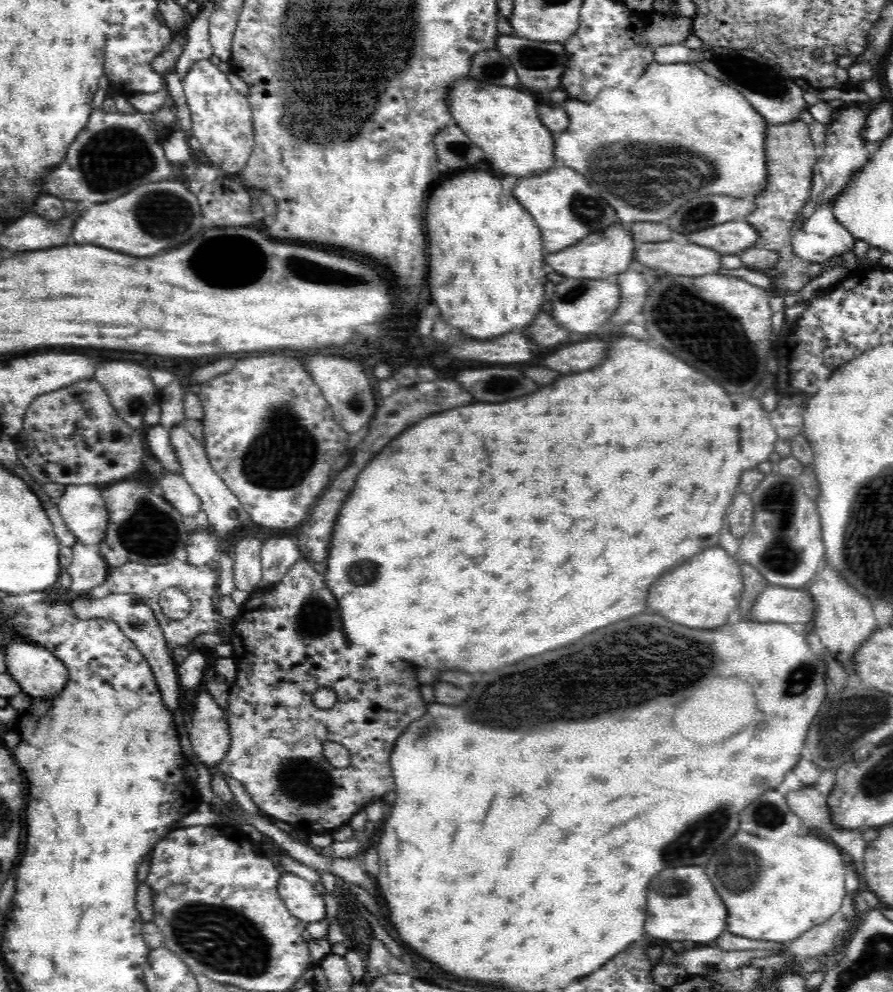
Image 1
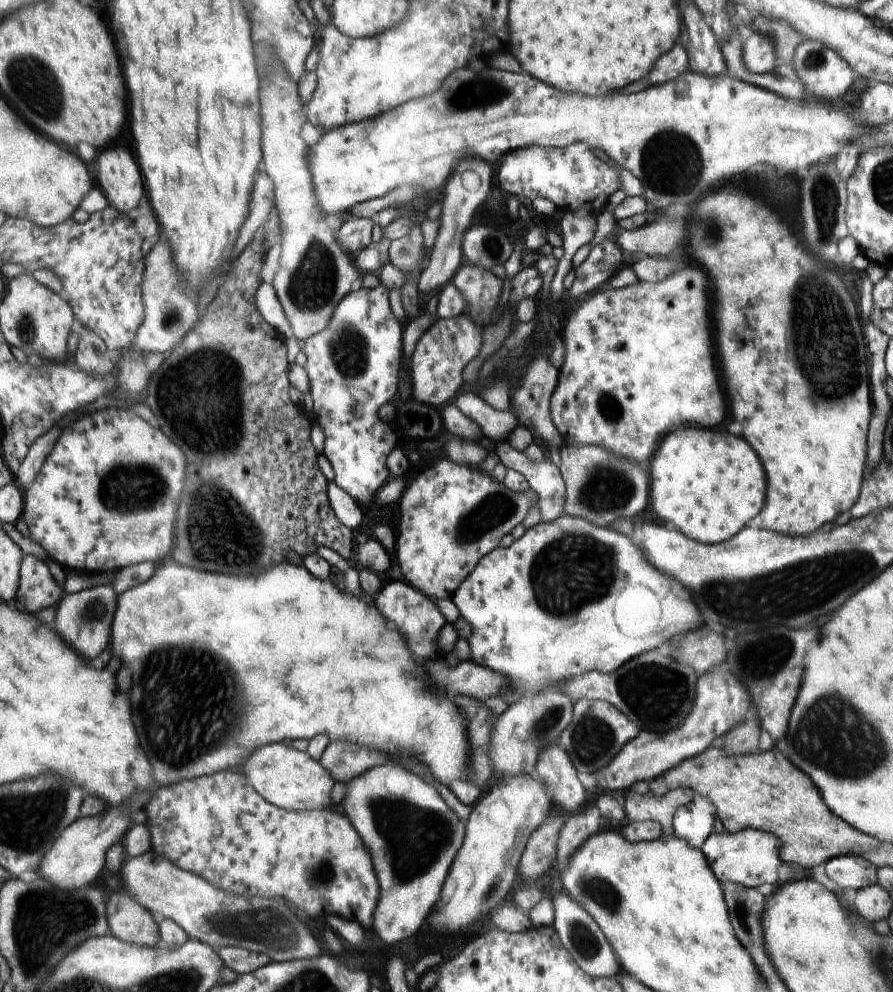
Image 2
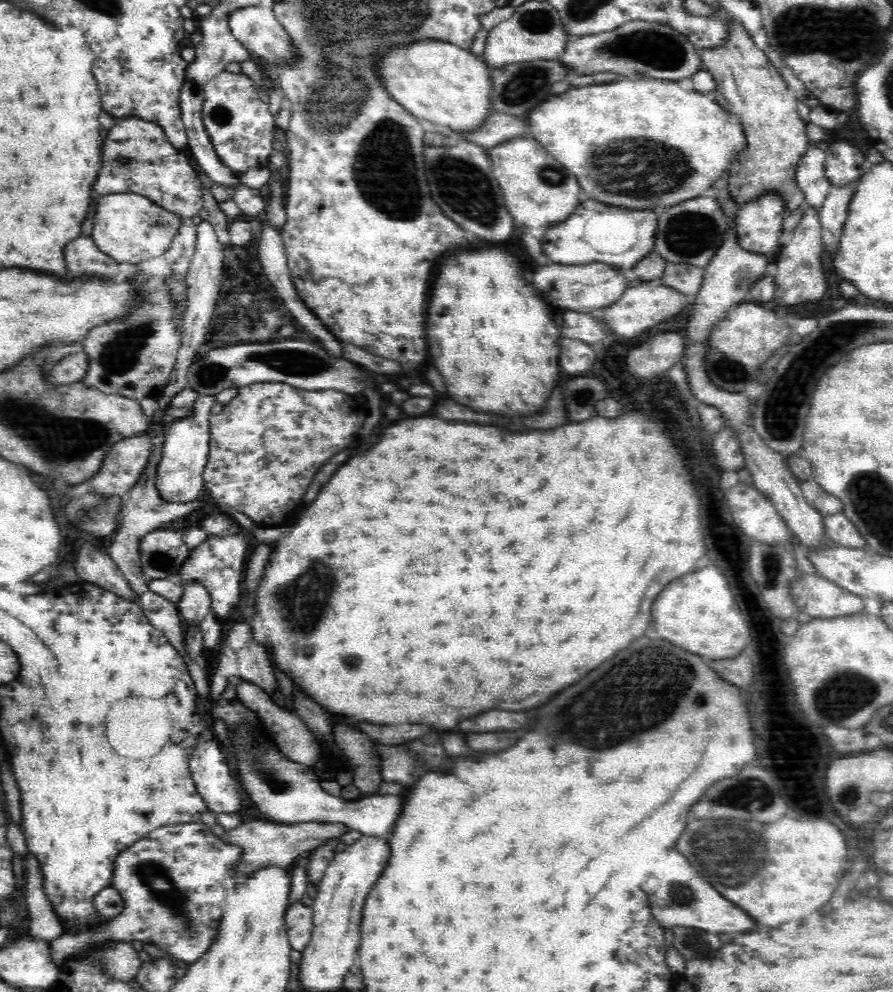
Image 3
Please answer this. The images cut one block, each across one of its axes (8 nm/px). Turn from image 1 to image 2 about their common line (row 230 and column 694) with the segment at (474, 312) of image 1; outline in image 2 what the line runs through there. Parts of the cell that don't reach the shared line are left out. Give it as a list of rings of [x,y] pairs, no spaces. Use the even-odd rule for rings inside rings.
[[[676,428],[652,460],[652,510],[695,541],[724,543],[755,518],[766,498],[766,474],[756,452],[738,436],[720,430]]]

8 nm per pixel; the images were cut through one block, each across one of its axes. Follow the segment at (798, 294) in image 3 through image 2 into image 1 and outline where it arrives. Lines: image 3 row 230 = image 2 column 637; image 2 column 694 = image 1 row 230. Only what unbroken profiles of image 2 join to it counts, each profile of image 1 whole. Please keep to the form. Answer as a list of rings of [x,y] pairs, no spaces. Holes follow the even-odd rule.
[[[846,104],[840,117],[828,125],[824,149],[819,153],[819,159],[813,162],[812,188],[809,189],[809,198],[792,222],[792,234],[810,218],[810,214],[816,210],[817,206],[833,202],[834,198],[841,194],[852,174],[869,160],[873,148],[860,136],[868,115],[862,108]]]

